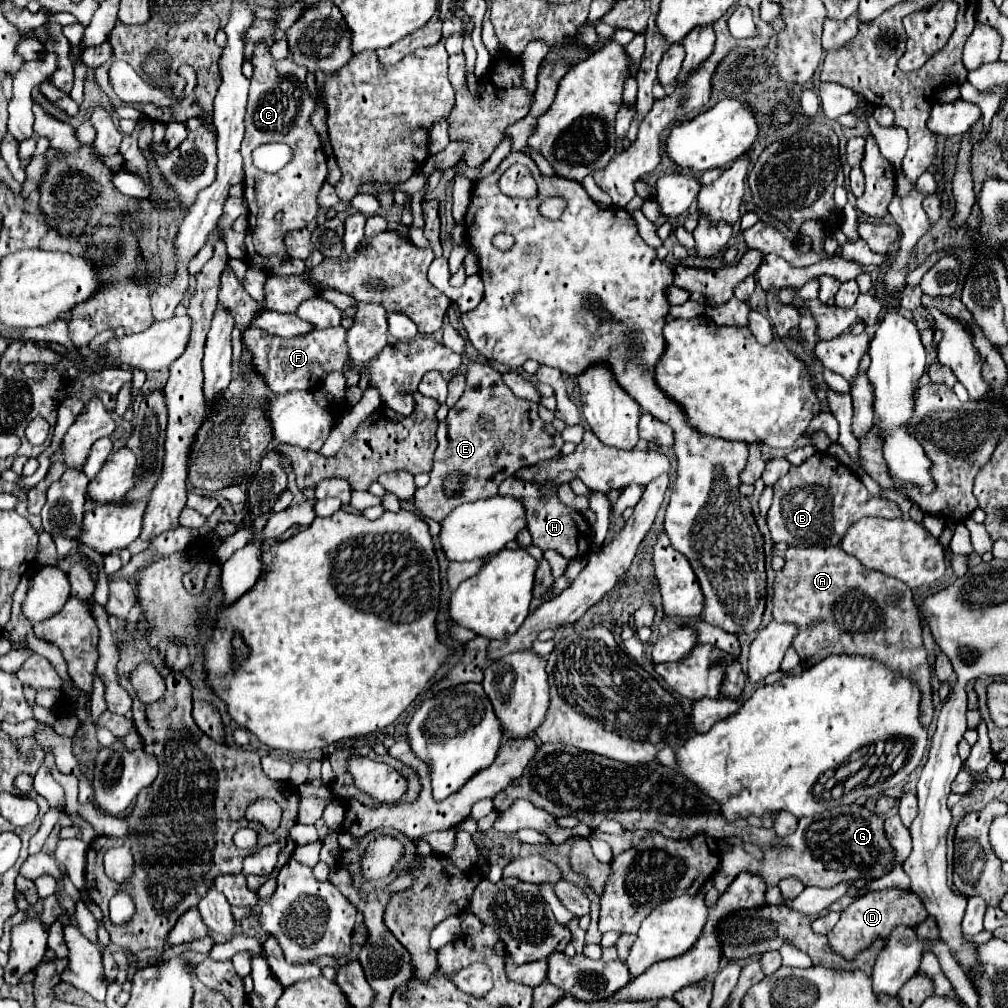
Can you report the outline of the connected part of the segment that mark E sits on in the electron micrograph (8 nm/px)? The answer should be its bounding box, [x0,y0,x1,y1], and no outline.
[414,362,562,522]

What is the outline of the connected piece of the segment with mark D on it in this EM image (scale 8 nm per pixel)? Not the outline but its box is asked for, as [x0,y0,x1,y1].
[828,888,928,960]

